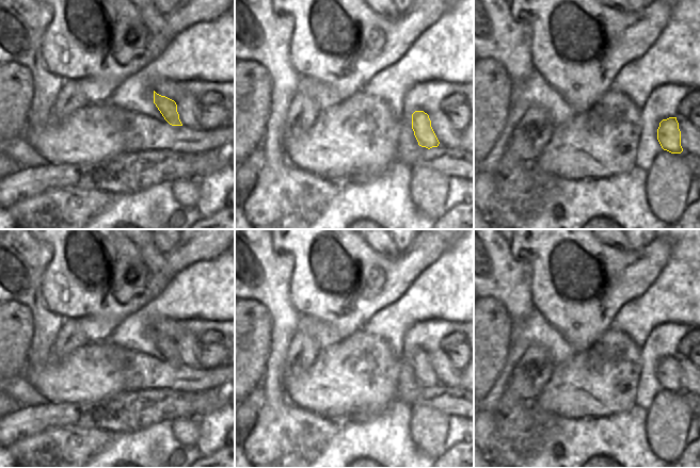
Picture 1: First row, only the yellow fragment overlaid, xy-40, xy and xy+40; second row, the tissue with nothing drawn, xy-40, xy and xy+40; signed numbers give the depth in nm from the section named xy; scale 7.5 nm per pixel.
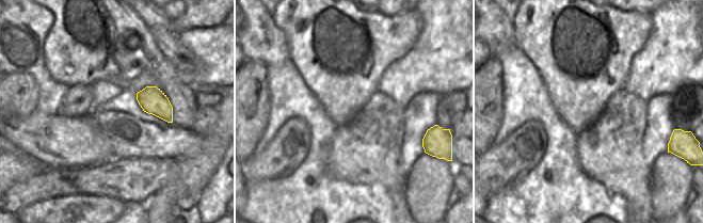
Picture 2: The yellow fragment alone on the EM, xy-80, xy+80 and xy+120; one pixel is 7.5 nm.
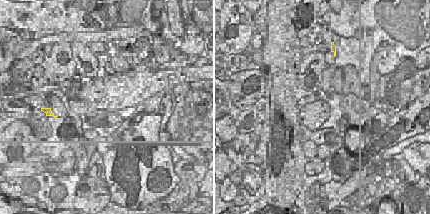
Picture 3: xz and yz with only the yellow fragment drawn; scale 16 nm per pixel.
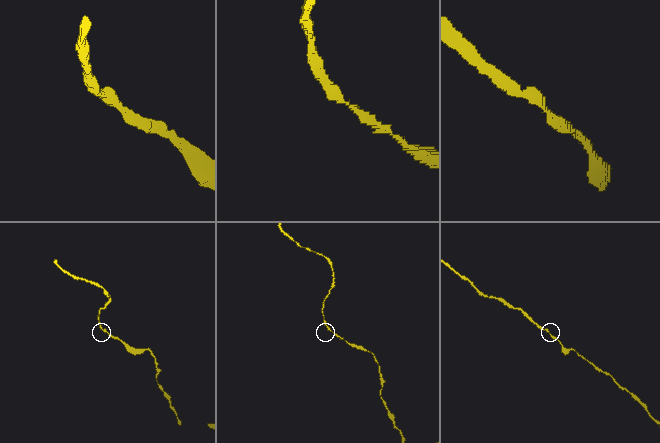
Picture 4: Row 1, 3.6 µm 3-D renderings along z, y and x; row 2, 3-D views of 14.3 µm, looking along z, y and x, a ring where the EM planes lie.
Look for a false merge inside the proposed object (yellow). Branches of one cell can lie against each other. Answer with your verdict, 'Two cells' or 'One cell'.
One cell

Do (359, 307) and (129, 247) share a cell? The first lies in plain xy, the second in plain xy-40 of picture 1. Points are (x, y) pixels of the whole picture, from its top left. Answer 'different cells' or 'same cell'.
different cells

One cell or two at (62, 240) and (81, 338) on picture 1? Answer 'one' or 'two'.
two

